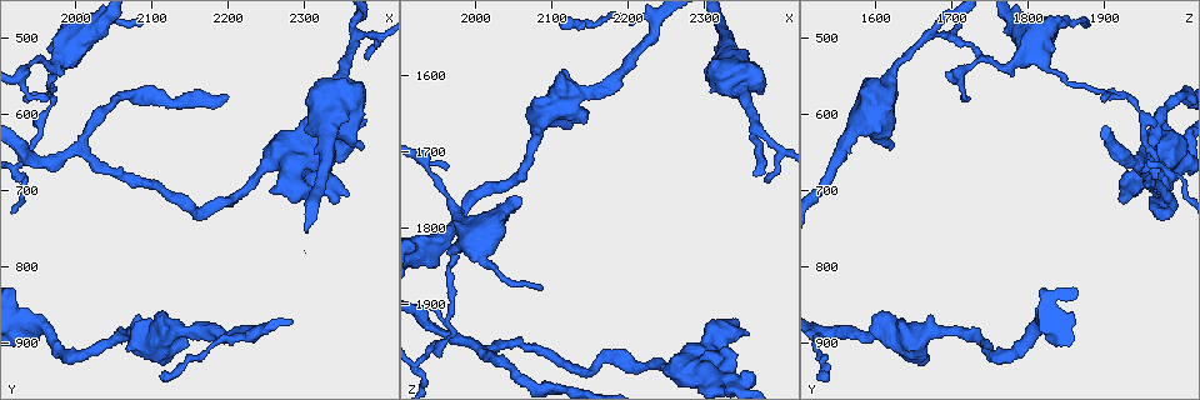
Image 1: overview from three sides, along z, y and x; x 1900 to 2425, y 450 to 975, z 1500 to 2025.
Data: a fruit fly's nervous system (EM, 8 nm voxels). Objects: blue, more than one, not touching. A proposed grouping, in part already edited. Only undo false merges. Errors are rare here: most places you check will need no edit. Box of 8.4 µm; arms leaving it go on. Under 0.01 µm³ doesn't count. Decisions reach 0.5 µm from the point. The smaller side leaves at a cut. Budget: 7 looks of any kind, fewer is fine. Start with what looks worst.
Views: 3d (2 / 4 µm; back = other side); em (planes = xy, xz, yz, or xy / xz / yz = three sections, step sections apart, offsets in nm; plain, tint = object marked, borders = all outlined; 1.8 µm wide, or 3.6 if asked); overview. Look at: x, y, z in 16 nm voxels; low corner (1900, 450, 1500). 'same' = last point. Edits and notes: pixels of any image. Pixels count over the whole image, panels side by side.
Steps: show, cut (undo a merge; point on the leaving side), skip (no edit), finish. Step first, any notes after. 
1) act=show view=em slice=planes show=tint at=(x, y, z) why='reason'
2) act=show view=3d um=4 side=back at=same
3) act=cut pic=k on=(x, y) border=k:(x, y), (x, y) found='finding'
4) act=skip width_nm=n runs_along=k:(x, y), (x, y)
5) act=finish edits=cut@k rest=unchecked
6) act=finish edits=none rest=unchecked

act=show view=em um=3.6 slice=yz step=8 show=tint at=(1995, 510, 1810) why='four or more arms meet'

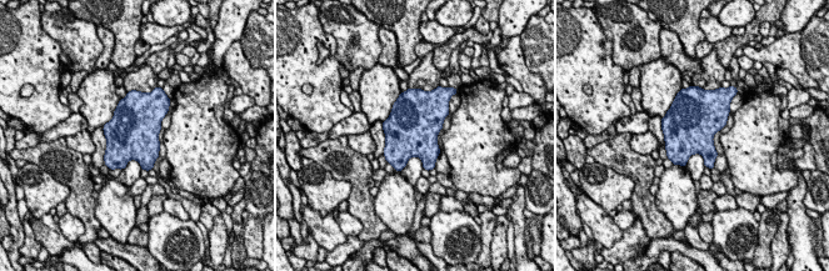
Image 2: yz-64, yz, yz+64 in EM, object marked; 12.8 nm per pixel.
act=show view=em um=3.6 slice=planes show=tint at=same

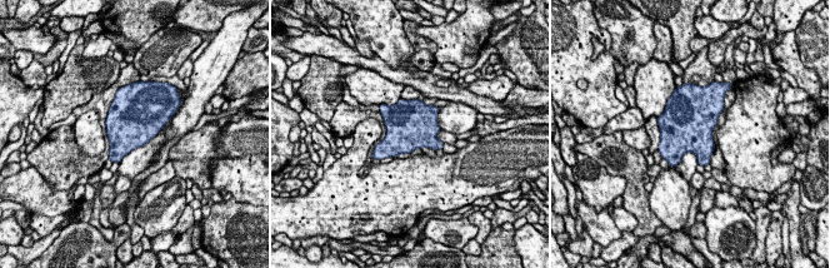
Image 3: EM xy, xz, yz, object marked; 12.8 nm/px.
act=skip found='one neuron here'

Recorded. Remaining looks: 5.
act=show view=3d um=4 at=(2345, 550, 1620) why='calibre changes'

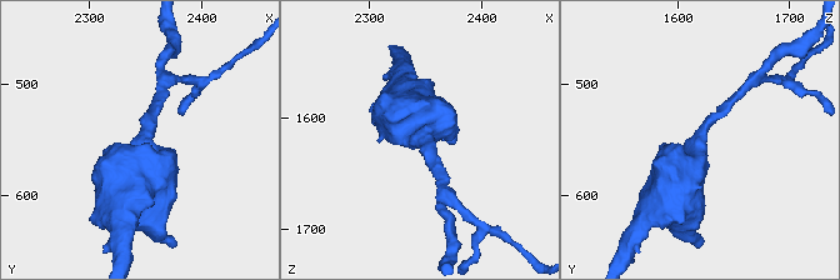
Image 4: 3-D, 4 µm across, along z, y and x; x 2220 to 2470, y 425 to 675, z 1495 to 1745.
act=show view=em um=3.6 slice=planes show=tint at=(2350, 550, 1618) why='now the EM'

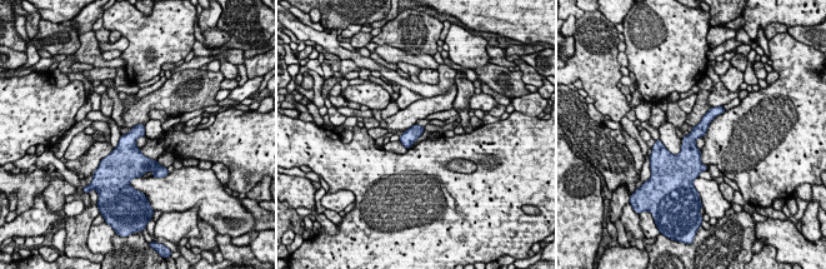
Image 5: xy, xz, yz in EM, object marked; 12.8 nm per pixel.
act=skip runs_along=5:(719, 110), (691, 138), (695, 174) found='all the same neuron'

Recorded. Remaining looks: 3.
act=show view=em um=3.6 slice=xz step=4 show=tint at=(2310, 660, 1980) why='four or more arms meet'

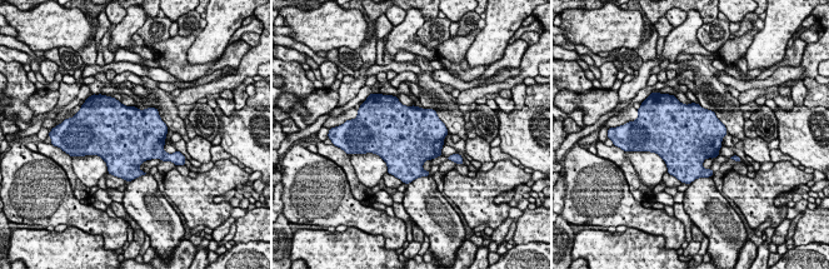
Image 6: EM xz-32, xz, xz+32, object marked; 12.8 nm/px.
act=show view=em um=3.6 slice=planes show=tint at=same why='another direction'

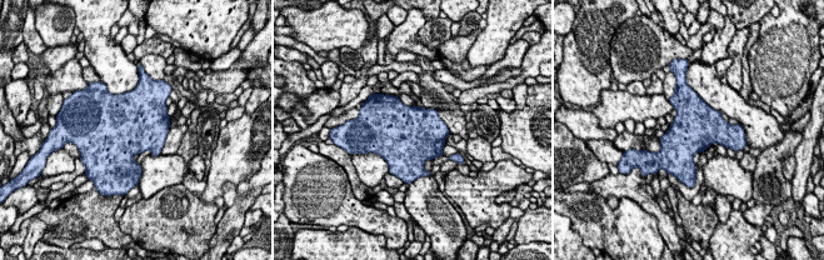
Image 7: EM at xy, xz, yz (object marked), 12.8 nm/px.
act=skip found='all the same neuron'

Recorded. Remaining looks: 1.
act=finish edits=none rest=unchecked

